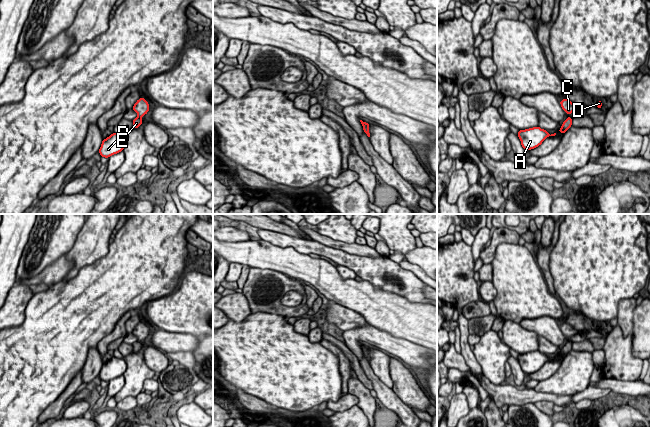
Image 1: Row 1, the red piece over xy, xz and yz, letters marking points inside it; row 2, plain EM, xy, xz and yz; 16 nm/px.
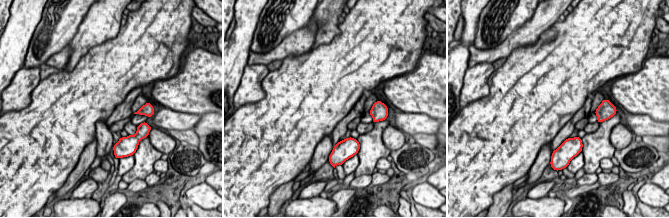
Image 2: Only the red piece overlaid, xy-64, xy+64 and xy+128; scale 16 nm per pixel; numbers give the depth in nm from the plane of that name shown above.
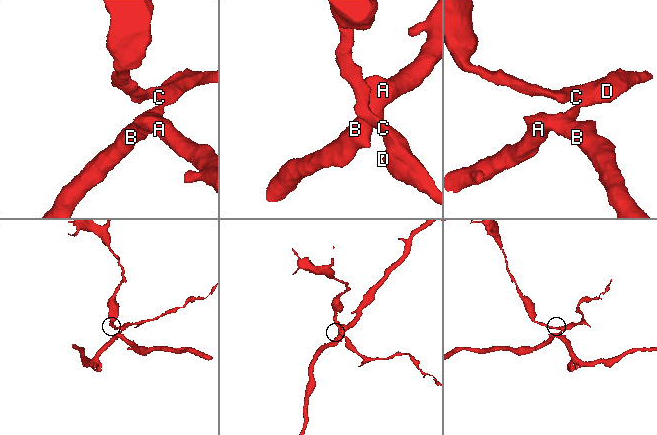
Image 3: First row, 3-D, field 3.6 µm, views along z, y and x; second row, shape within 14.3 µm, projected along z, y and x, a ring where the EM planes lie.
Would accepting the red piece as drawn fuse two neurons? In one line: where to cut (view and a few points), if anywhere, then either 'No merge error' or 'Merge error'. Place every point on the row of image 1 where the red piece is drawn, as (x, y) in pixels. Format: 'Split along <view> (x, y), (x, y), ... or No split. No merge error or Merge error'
Split along xy (138, 116), (140, 118). Merge error

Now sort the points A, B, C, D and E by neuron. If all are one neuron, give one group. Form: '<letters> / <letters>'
A B E / C D

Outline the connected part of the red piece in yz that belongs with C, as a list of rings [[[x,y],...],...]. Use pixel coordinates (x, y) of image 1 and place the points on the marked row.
[[[564,98],[562,101],[560,101],[560,105],[562,107],[562,109],[567,113],[567,114],[571,114],[574,111],[577,110],[584,110],[584,108],[579,108],[577,106],[575,106],[570,100]]]

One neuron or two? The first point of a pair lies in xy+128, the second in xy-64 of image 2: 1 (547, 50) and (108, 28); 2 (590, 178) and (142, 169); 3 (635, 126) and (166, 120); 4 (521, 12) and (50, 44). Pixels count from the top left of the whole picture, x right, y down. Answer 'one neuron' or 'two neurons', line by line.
1: two neurons
2: two neurons
3: one neuron
4: one neuron

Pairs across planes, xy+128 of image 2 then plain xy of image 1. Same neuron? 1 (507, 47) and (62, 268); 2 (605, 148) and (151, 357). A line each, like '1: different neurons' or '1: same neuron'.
1: same neuron
2: different neurons

